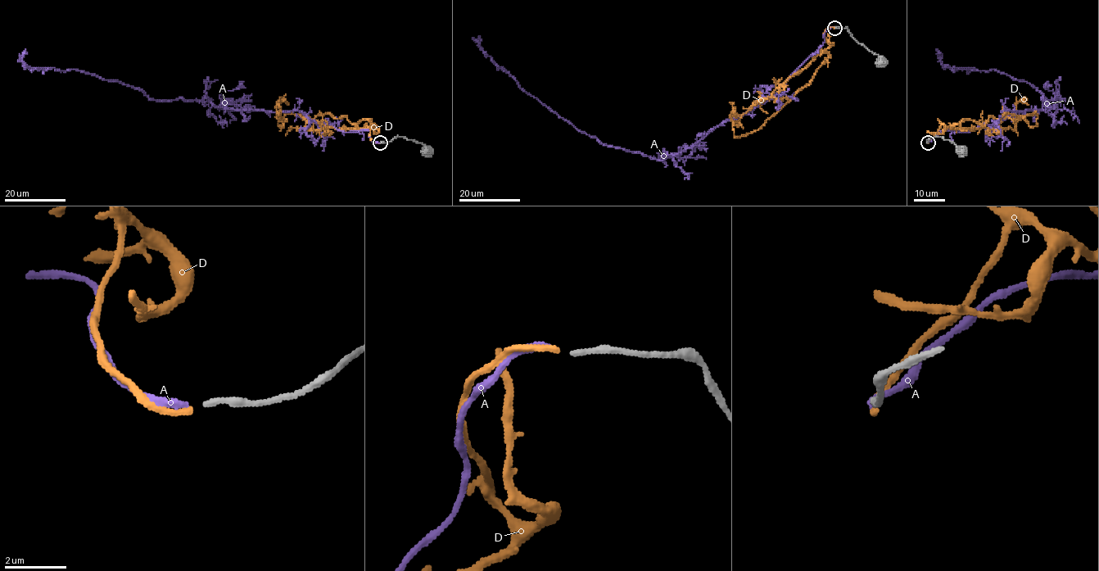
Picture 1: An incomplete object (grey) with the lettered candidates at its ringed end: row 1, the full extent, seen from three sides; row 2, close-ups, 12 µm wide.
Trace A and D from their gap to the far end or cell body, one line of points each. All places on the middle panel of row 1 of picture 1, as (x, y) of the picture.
A: (833, 27), (776, 92), (662, 160), (603, 146), (578, 131), (497, 65), (477, 40), (480, 35)
D: (833, 27), (824, 33), (828, 58), (812, 79), (756, 130), (739, 137), (733, 135), (731, 112), (743, 128)

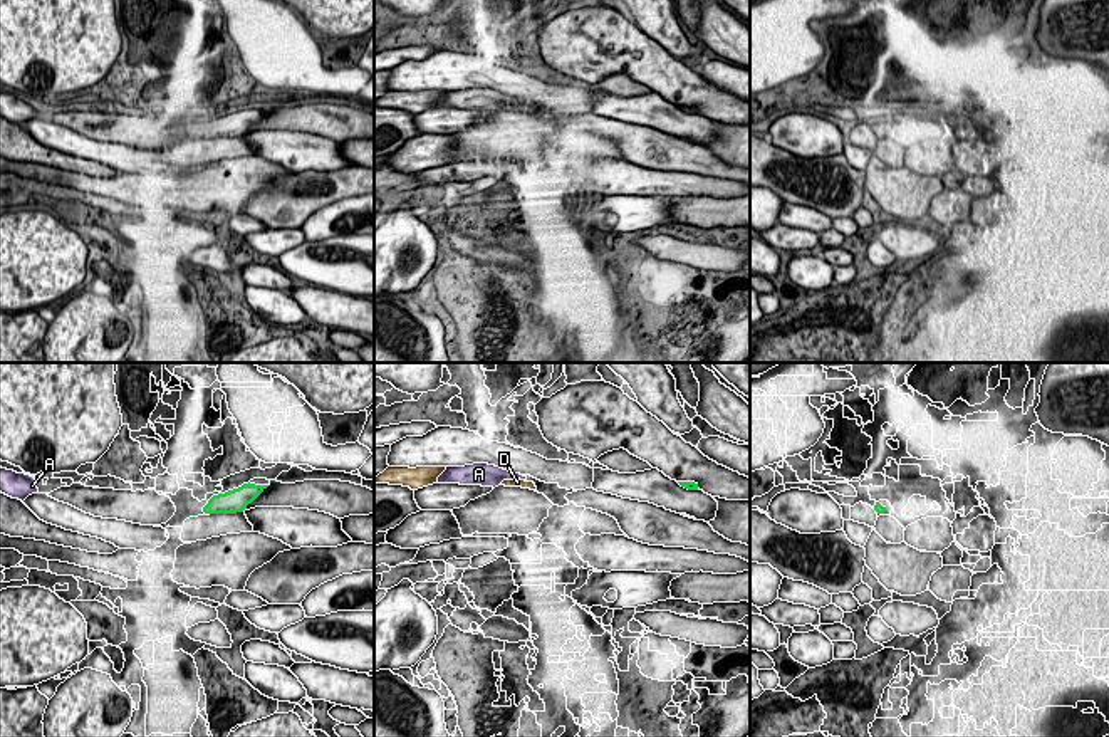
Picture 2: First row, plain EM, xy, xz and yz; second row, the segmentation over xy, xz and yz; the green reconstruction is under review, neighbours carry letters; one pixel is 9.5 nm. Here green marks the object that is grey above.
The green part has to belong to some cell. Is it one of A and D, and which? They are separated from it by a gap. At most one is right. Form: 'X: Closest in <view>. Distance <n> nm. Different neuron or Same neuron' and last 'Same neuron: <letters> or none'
A: Closest in xz. Distance 1450 nm. Same neuron
D: Closest in xz. Distance 1350 nm. Different neuron
Same neuron: A

